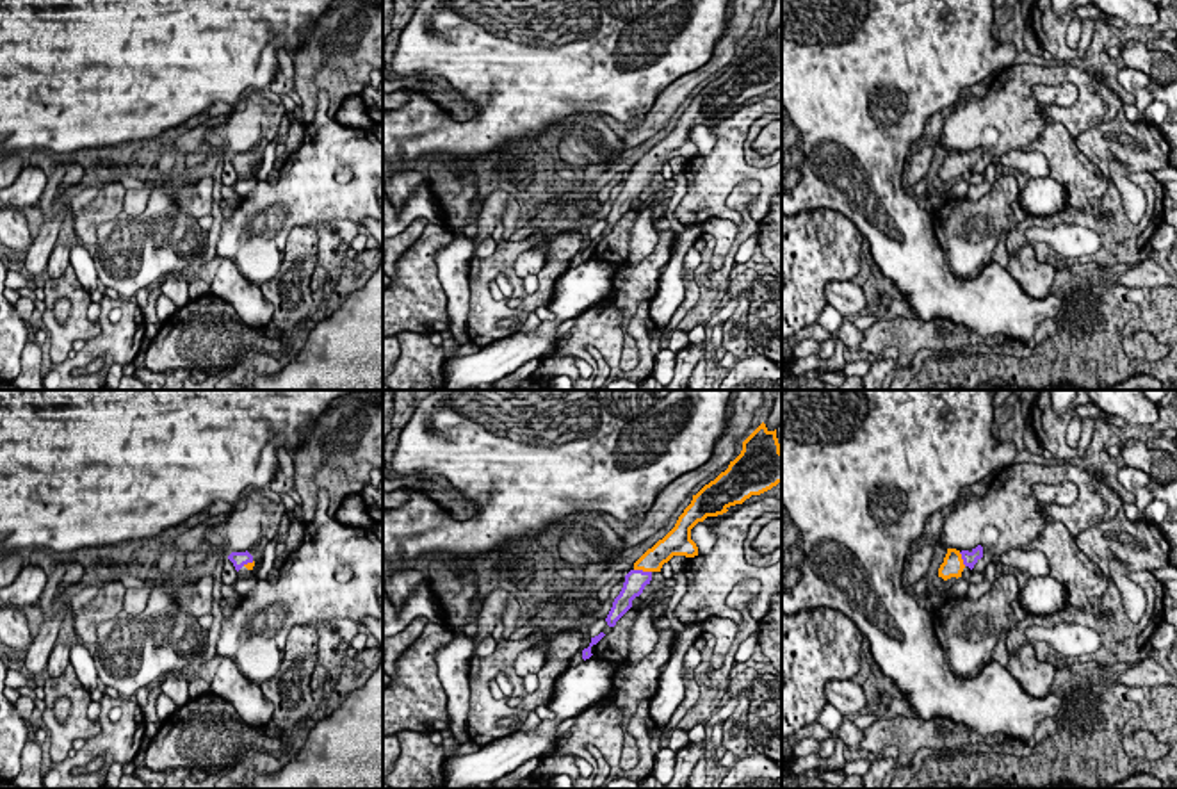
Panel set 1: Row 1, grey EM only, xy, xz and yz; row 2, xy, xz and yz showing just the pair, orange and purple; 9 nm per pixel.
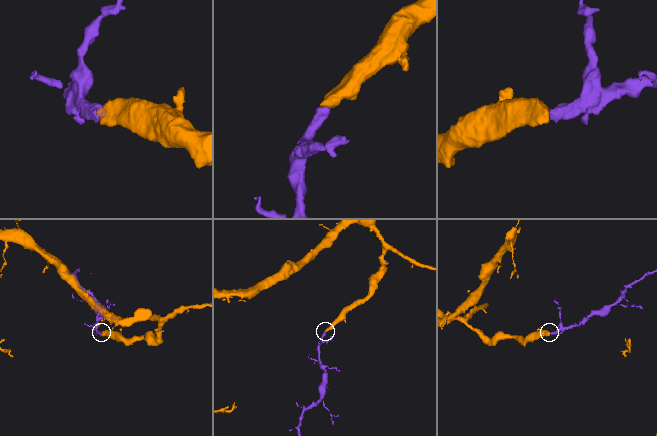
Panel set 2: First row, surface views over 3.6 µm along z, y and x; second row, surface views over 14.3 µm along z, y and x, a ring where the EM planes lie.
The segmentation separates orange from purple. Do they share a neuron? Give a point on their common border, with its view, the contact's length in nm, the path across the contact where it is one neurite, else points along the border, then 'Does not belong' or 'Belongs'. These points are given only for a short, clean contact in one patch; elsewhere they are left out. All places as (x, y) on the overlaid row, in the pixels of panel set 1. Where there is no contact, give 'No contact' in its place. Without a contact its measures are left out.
Touches orange at xz (643, 570). Shared border 160 nm. Path across: xz (663, 551), (643, 570), (634, 583). Belongs

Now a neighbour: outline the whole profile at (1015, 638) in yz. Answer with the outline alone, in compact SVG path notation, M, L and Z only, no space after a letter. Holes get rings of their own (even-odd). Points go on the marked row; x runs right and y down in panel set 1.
M1027 618L1019 622L1006 636L1006 648L1010 654L1015 654L1020 647L1027 643L1026 629L1029 627Z

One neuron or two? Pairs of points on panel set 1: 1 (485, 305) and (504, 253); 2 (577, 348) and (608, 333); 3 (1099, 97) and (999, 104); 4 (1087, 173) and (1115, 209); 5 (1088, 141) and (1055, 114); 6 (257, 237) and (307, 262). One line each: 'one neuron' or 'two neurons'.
1: one neuron
2: one neuron
3: one neuron
4: two neurons
5: two neurons
6: two neurons

